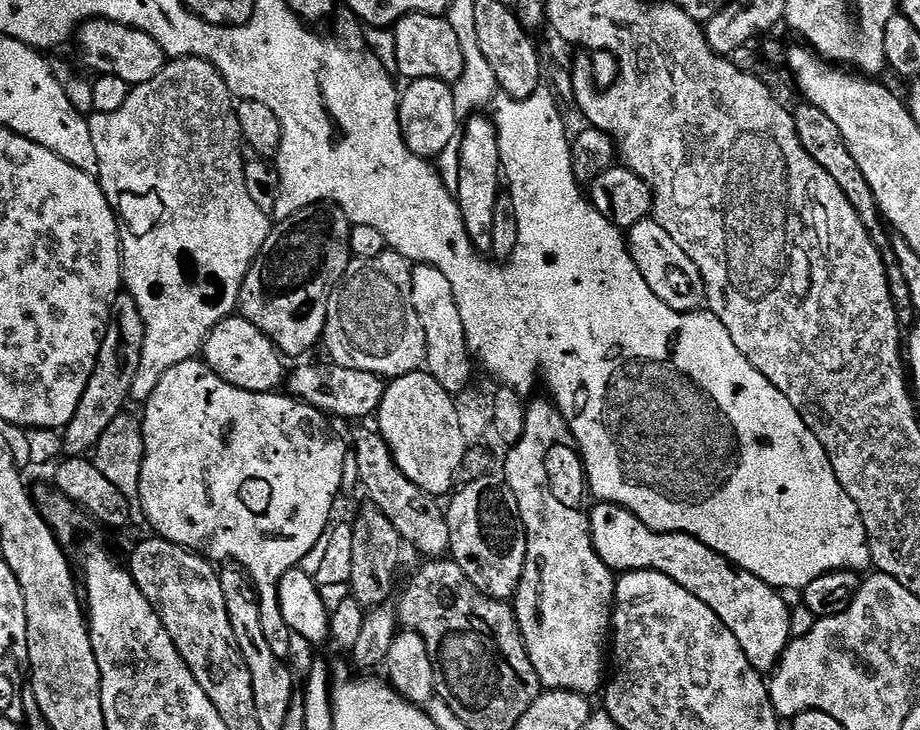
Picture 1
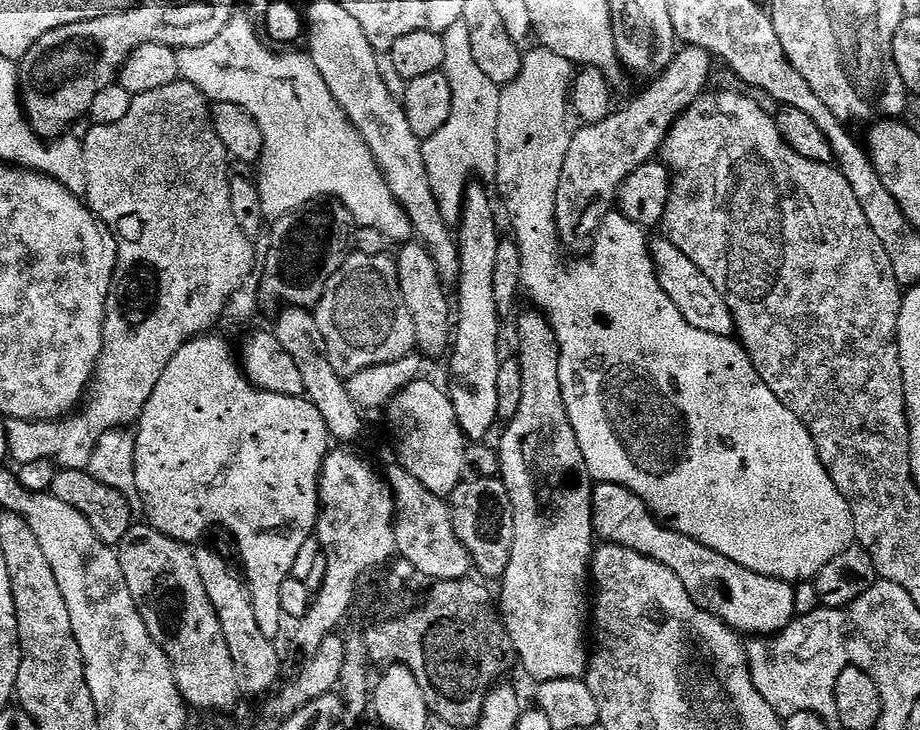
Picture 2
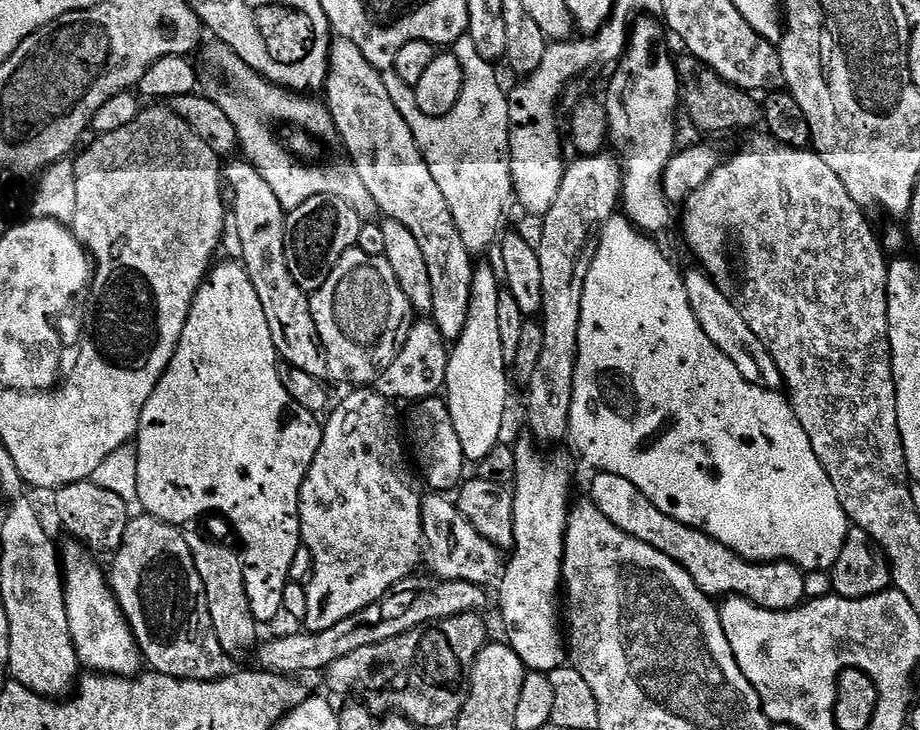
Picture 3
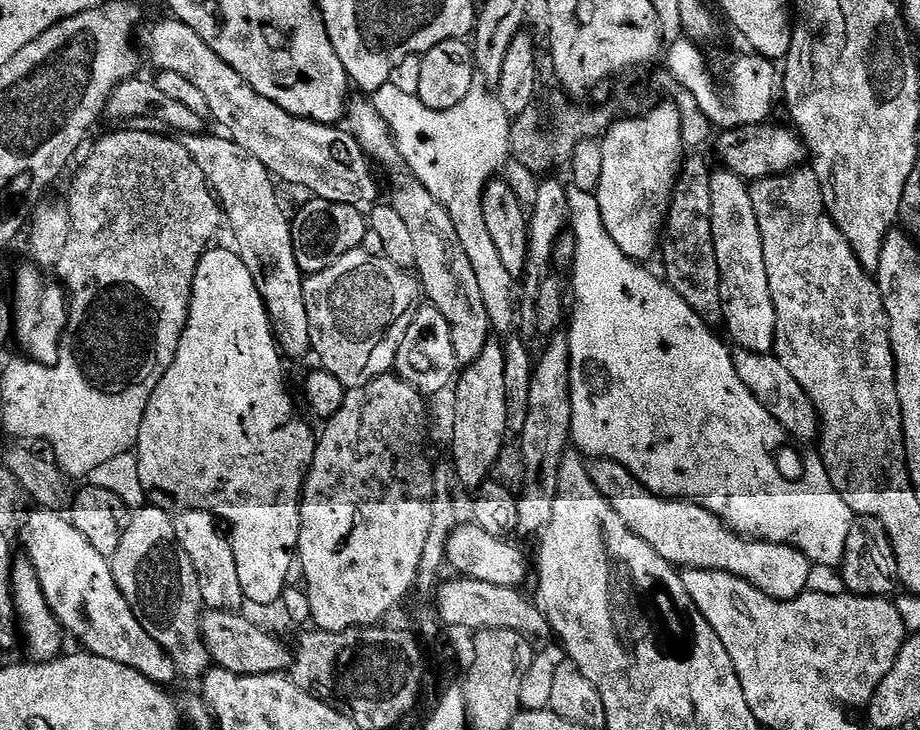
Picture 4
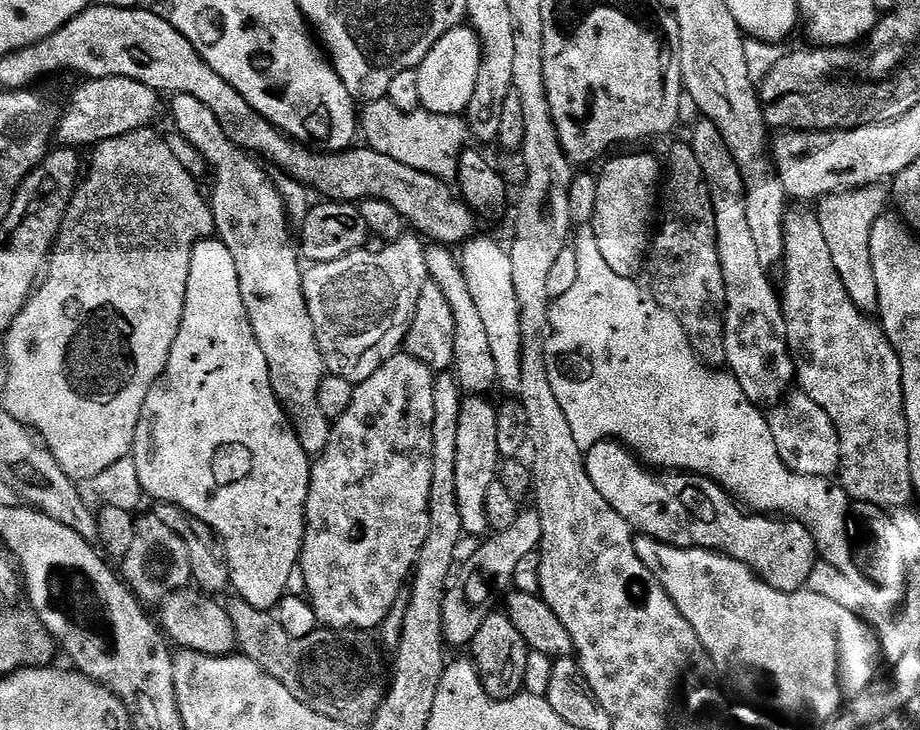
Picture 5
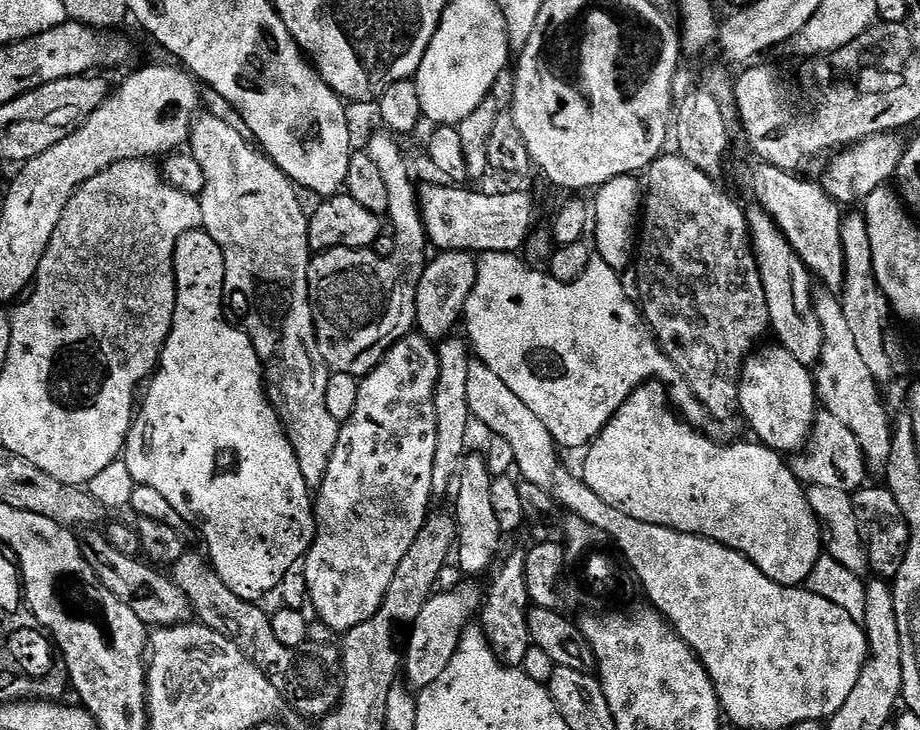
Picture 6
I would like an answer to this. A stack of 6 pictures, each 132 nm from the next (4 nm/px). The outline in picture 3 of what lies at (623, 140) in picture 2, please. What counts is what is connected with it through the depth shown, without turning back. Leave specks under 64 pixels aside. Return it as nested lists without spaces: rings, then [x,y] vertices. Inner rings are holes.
[[[607,151],[594,156],[583,156],[569,163],[559,177],[556,185],[554,206],[542,217],[542,236],[536,249],[542,269],[543,310],[541,326],[543,328],[543,348],[534,376],[527,384],[528,428],[531,439],[541,445],[558,442],[569,435],[569,422],[575,407],[576,355],[578,354],[578,326],[582,318],[582,294],[586,286],[586,274],[596,257],[596,248],[600,244],[600,230],[611,216],[617,215],[622,204],[624,191],[624,169],[619,159]]]

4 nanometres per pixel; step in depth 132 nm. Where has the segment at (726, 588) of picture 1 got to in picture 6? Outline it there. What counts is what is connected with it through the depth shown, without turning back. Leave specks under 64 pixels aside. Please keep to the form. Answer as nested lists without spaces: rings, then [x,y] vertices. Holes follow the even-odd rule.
[[[663,383],[641,384],[632,391],[623,406],[608,419],[608,423],[597,434],[596,439],[587,445],[586,451],[583,453],[583,455],[585,454],[584,472],[582,471],[584,485],[590,490],[594,490],[594,494],[598,494],[598,498],[602,498],[602,502],[606,502],[606,506],[614,506],[614,510],[622,510],[622,514],[630,514],[630,518],[634,518],[638,522],[650,522],[654,526],[666,526],[670,530],[678,530],[691,536],[717,540],[722,546],[726,546],[730,550],[742,554],[750,562],[754,562],[754,566],[758,566],[758,570],[762,570],[762,574],[766,574],[766,578],[789,586],[803,585],[811,570],[814,569],[814,564],[822,555],[822,525],[808,502],[805,485],[801,484],[800,479],[792,473],[789,461],[781,453],[767,448],[765,444],[759,442],[715,444],[710,437],[702,436],[691,427],[695,428],[691,423],[681,419],[670,407],[670,396]]]

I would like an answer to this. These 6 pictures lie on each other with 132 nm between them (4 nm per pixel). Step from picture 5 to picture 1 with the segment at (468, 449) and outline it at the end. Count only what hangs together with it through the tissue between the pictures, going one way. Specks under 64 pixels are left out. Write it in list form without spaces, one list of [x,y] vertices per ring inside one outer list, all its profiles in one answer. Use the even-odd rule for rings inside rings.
[[[476,114],[467,119],[466,133],[461,133],[458,142],[459,170],[457,188],[454,191],[459,213],[462,214],[463,225],[470,236],[472,245],[481,254],[491,253],[492,223],[494,208],[501,193],[502,184],[501,156],[499,139],[494,122],[485,115]]]

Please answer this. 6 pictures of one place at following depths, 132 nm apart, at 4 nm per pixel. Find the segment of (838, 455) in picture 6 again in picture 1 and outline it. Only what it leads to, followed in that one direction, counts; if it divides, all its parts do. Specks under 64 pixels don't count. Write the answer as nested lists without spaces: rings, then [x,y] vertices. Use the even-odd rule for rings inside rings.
[[[655,218],[643,220],[633,228],[627,229],[626,239],[628,253],[634,260],[634,266],[638,266],[650,290],[654,290],[656,297],[666,302],[666,306],[679,312],[699,312],[705,307],[704,279],[698,266],[694,266],[686,250],[682,250],[682,246],[678,246],[678,242],[674,242],[674,238],[666,234],[666,230],[662,230]]]

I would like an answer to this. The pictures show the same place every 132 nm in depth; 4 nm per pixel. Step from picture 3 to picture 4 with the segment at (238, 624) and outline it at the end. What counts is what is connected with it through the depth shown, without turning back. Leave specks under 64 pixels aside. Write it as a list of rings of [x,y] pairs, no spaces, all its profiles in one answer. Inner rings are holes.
[[[185,508],[177,511],[172,521],[174,534],[178,534],[178,542],[182,542],[182,550],[186,550],[190,562],[194,562],[194,574],[198,574],[198,586],[202,590],[205,609],[240,612],[246,604],[242,581],[238,578],[232,541],[225,533],[224,536],[220,533],[221,525],[217,517],[211,512]]]

